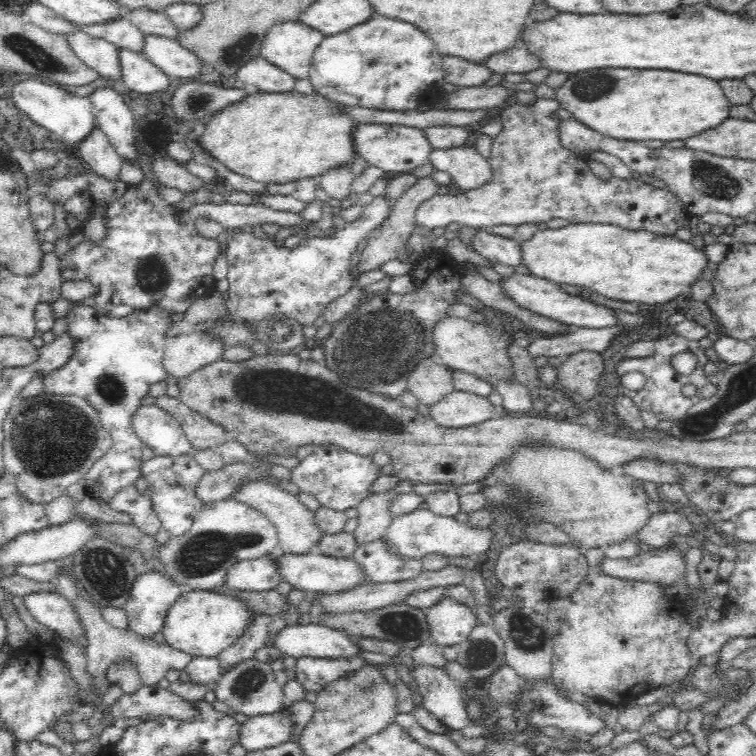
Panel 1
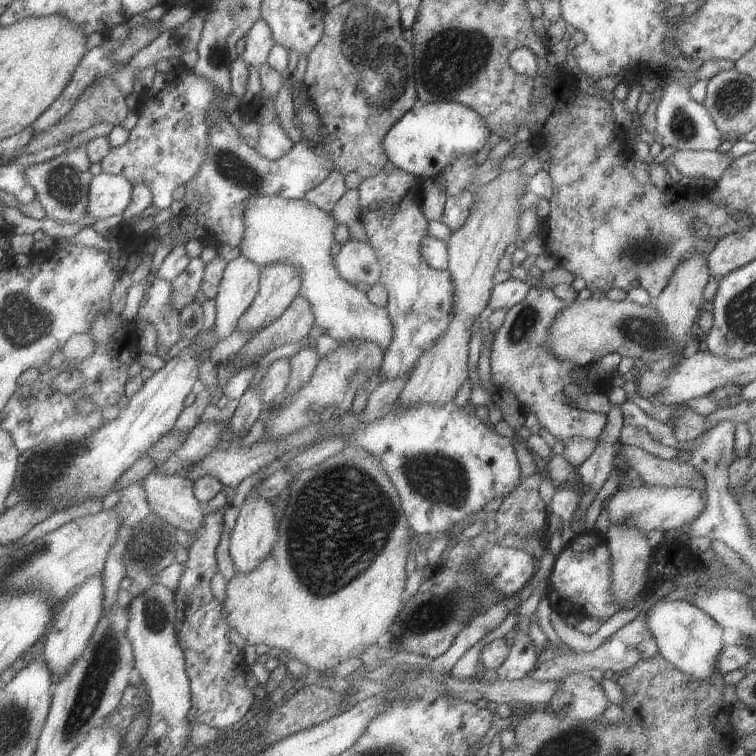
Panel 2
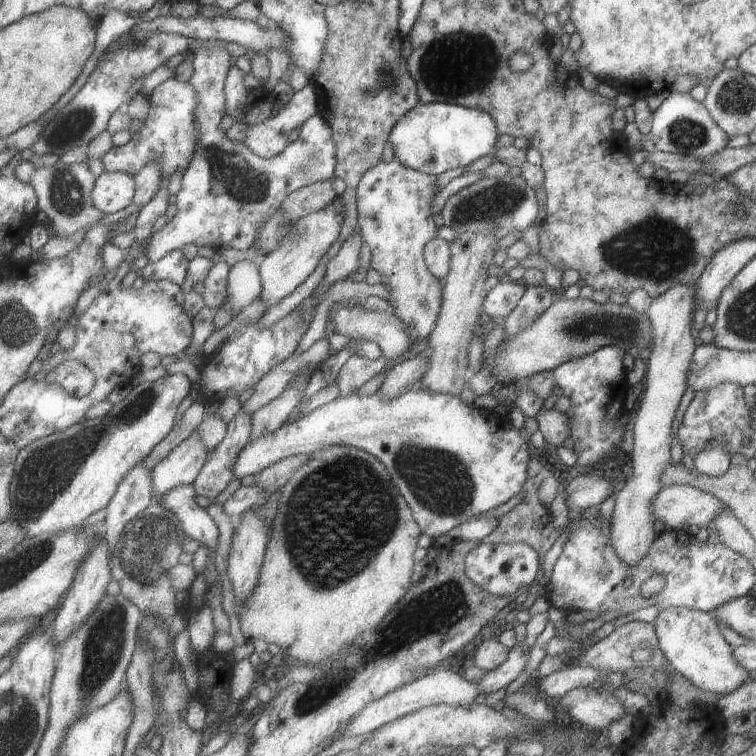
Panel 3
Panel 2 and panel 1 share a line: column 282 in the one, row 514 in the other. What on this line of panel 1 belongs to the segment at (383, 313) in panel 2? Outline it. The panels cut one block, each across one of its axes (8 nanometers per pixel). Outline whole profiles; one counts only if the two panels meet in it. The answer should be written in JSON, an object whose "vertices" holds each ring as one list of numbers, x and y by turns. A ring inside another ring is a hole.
{"vertices":[[236,498,205,503,191,527,155,546,147,565,180,586,180,590,214,590,226,585,227,569,243,560,272,552,279,544,276,527,252,505]]}

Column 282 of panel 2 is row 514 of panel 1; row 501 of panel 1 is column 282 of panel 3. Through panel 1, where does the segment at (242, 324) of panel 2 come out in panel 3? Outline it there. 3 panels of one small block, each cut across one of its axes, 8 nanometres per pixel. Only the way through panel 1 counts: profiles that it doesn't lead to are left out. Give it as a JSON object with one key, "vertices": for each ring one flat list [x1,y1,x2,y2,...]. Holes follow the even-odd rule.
{"vertices":[[334,202,319,212,311,212,295,221,295,228,291,230,291,236,287,236,287,240,283,240,283,244,279,244,279,248,266,255,259,264,264,286,260,298,267,309,281,302,291,292,295,292,317,270,317,266,321,264,327,250,339,238,343,222,345,222,345,218,337,210]]}

